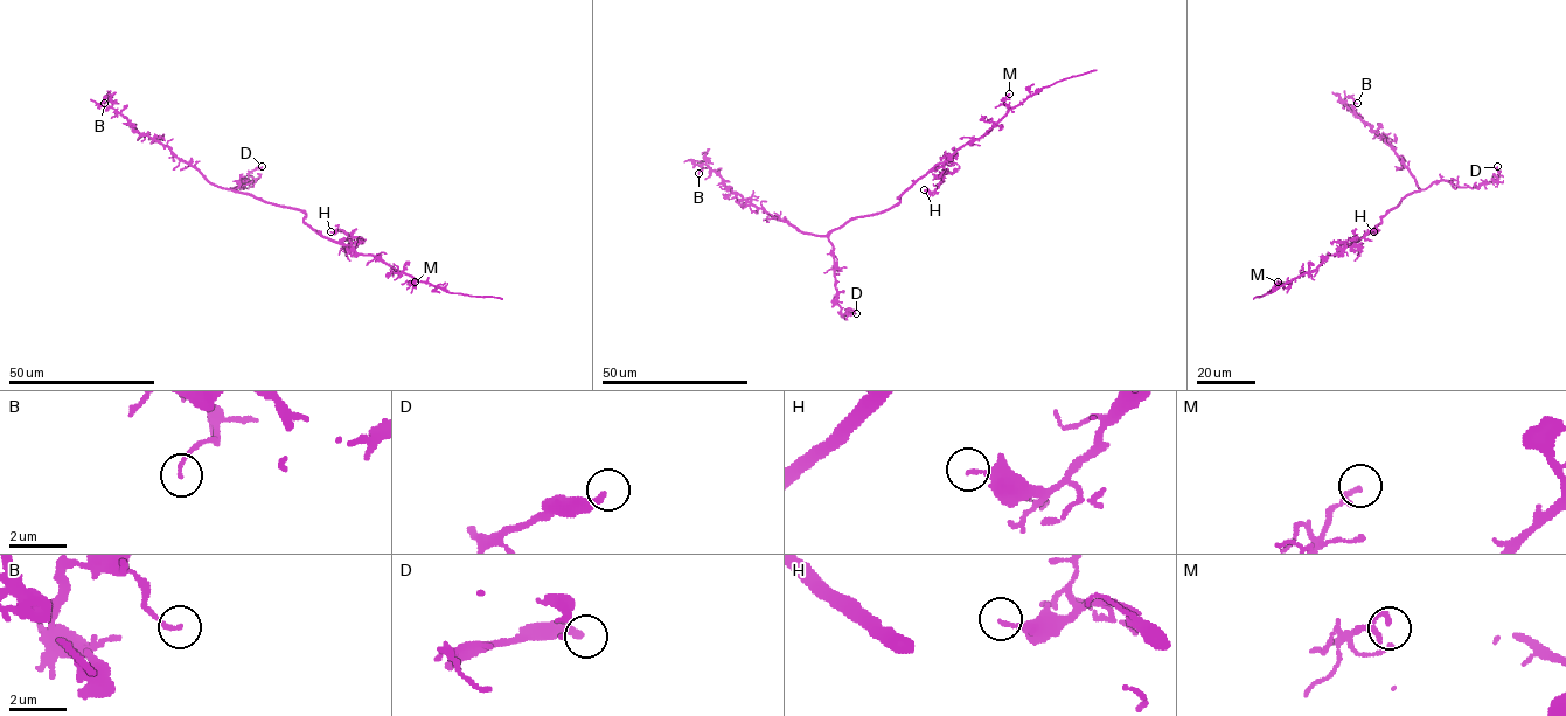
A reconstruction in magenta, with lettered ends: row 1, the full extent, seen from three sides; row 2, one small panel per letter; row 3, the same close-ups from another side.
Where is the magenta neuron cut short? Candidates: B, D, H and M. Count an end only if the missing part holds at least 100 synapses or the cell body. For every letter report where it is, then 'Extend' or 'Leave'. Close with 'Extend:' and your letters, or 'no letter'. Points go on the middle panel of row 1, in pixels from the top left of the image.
B: Place: (698, 173). Leave
D: Place: (856, 313). Leave
H: Place: (924, 189). Leave
M: Place: (1009, 94). Leave
Extend: no letter

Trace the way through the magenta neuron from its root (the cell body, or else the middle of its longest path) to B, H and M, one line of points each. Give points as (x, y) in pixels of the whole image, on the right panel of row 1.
B: (1393, 208), (1419, 189), (1417, 181), (1389, 141), (1344, 101), (1352, 97), (1357, 103)
H: (1393, 208), (1373, 229), (1349, 247), (1373, 231)
M: (1393, 208), (1373, 229), (1340, 252), (1329, 254), (1315, 270), (1290, 282), (1278, 282)

